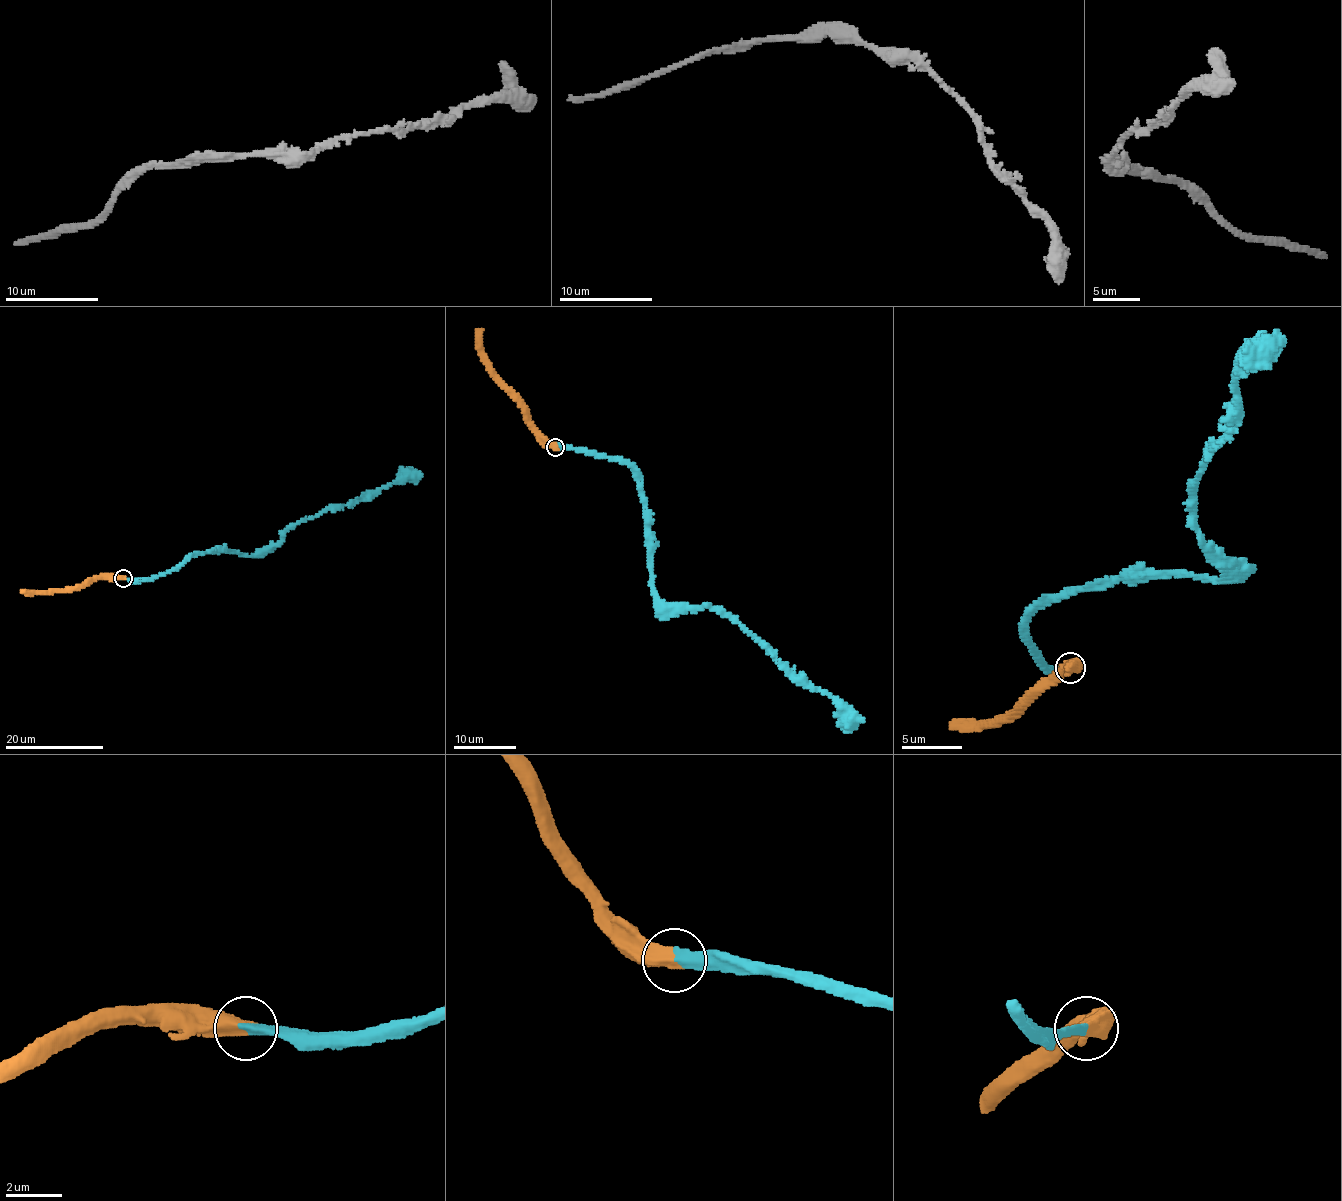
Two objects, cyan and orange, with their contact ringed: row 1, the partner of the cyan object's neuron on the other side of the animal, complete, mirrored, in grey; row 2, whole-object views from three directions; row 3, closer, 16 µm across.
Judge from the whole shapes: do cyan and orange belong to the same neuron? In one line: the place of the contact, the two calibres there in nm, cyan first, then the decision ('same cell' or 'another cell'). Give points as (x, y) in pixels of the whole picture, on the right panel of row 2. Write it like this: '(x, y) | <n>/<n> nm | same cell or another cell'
(1070, 668) | 400/550 nm | same cell

